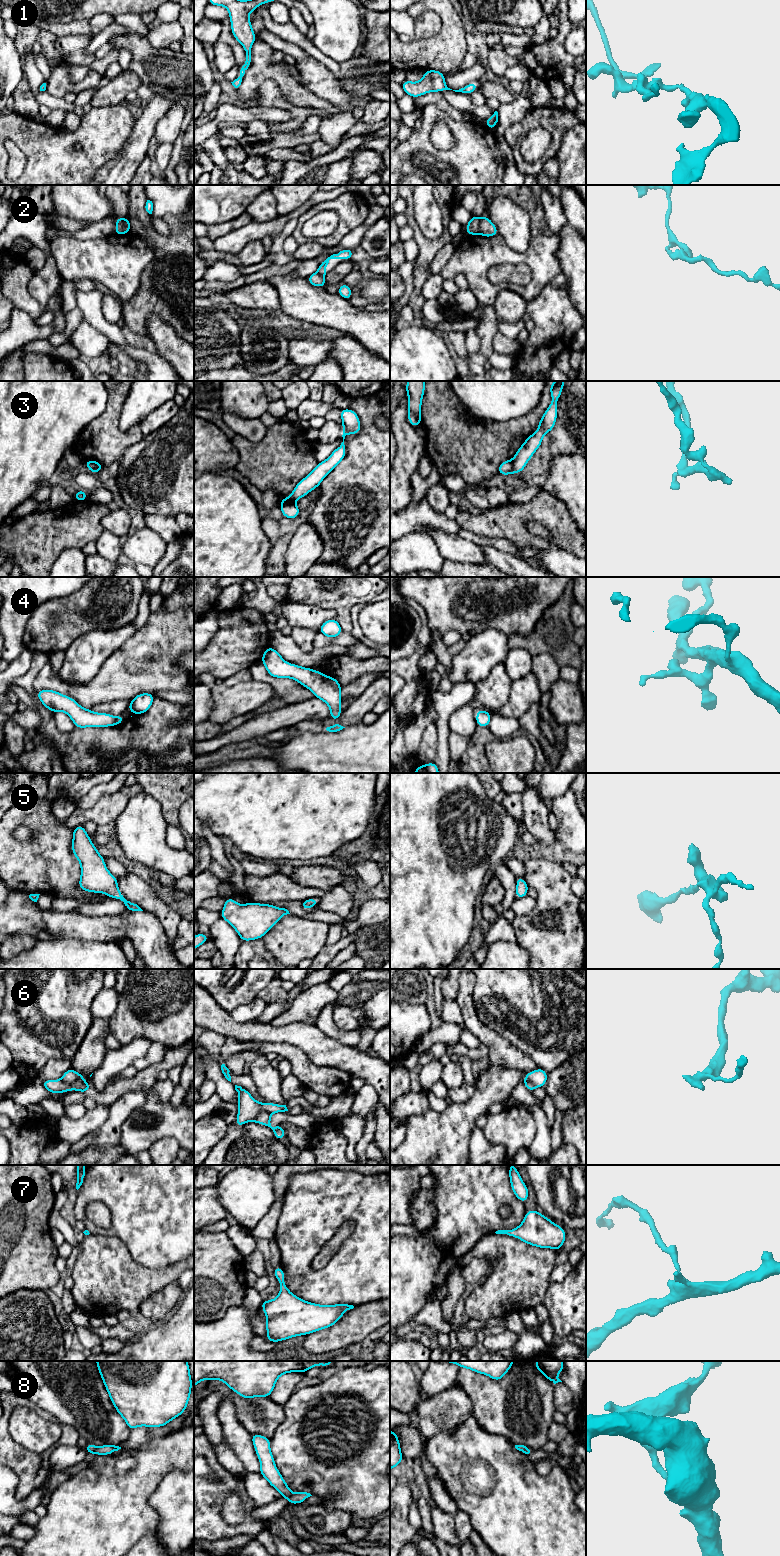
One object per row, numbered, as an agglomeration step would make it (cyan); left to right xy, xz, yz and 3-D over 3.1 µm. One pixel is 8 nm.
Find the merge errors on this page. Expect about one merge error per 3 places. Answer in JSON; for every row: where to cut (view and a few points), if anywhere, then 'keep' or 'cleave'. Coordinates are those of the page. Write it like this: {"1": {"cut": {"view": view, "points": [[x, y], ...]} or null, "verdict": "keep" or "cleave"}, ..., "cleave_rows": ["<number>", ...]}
{"1": {"cut": null, "verdict": "keep"}, "2": {"cut": {"view": "xy", "points": [[123, 218], [125, 229], [128, 232]]}, "verdict": "cleave"}, "3": {"cut": {"view": "xz", "points": [[293, 501], [281, 505]]}, "verdict": "cleave"}, "4": {"cut": null, "verdict": "keep"}, "5": {"cut": null, "verdict": "keep"}, "6": {"cut": {"view": "xy", "points": [[83, 1079], [77, 1079], [69, 1083], [64, 1083], [60, 1080]]}, "verdict": "cleave"}, "7": {"cut": null, "verdict": "keep"}, "8": {"cut": {"view": "xy", "points": [[97, 1447], [93, 1452]]}, "verdict": "cleave"}, "cleave_rows": ["2", "3", "6", "8"]}

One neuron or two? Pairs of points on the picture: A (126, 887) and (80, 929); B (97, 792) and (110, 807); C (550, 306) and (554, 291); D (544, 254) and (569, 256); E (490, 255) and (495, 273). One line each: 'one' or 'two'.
A: two
B: two
C: one
D: two
E: two

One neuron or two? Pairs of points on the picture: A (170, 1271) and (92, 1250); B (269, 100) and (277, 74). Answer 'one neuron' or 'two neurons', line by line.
A: one neuron
B: two neurons

